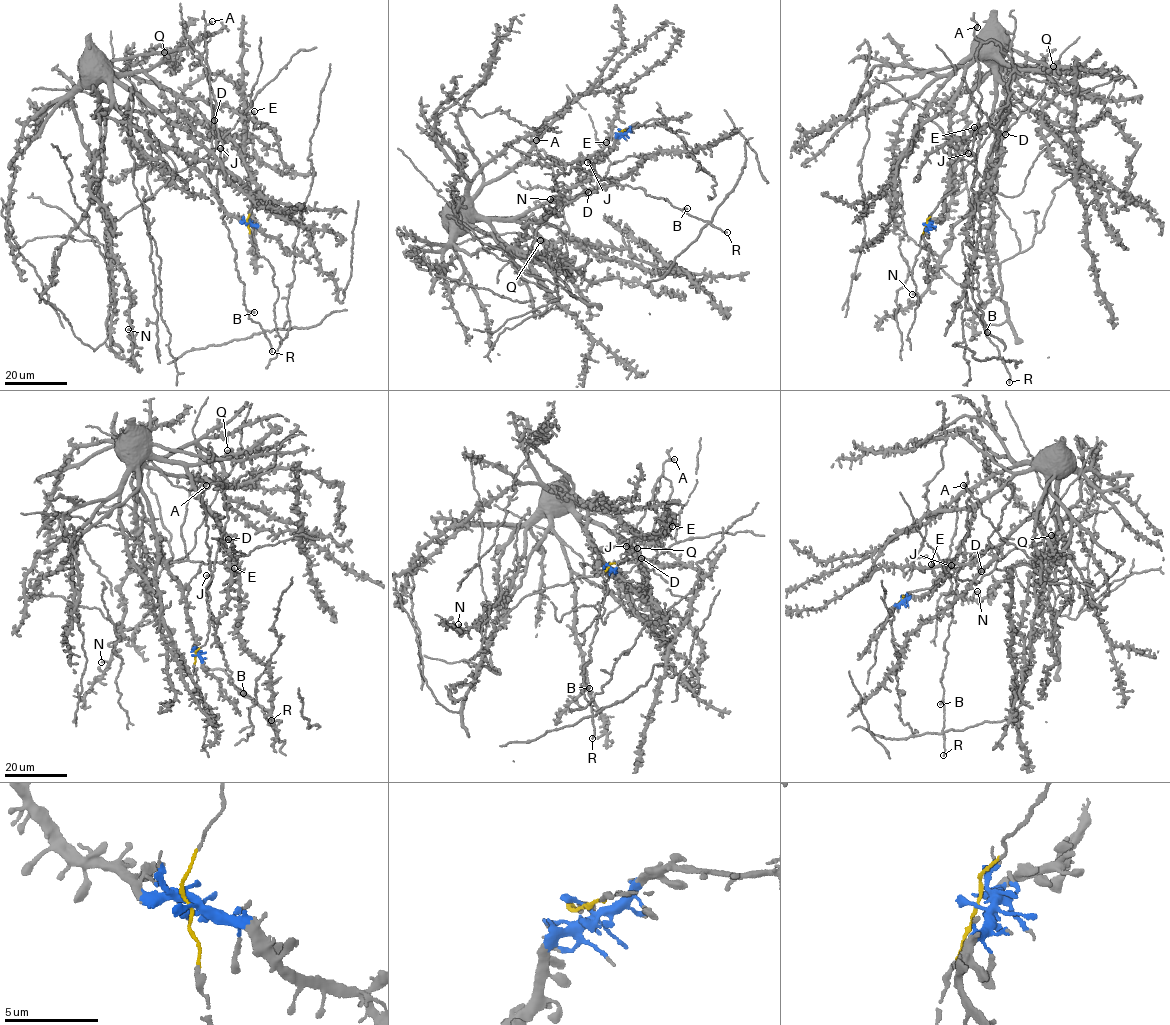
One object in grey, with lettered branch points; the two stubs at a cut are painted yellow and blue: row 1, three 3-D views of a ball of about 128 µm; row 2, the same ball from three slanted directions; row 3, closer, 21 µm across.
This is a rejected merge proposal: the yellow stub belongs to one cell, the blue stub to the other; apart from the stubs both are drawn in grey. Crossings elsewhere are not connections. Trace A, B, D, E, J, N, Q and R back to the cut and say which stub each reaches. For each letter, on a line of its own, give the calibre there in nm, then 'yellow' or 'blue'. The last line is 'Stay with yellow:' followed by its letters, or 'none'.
A: calibre 320 nm; yellow
B: calibre 240 nm; yellow
D: calibre 200 nm; blue
E: calibre 320 nm; blue
J: calibre 360 nm; yellow
N: calibre 280 nm; blue
Q: calibre 280 nm; blue
R: calibre 240 nm; yellow
Stay with yellow: A, B, J, R

